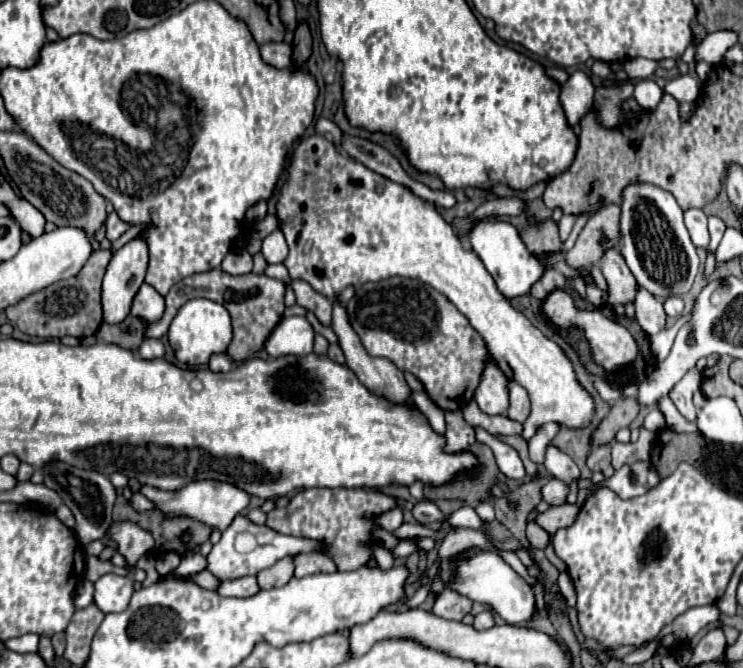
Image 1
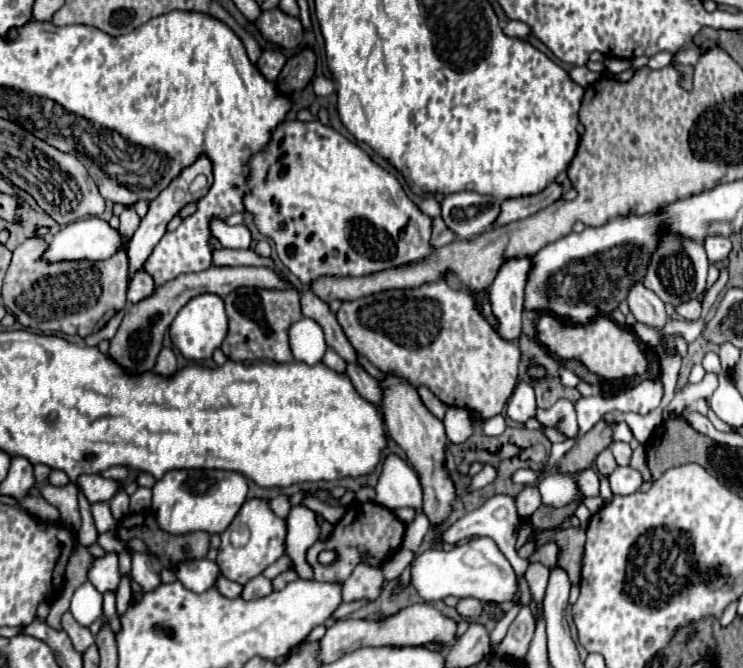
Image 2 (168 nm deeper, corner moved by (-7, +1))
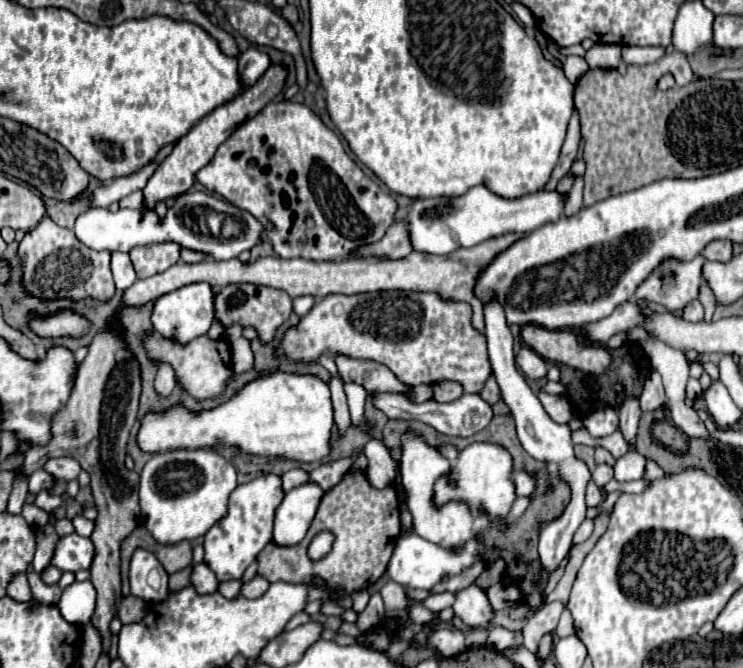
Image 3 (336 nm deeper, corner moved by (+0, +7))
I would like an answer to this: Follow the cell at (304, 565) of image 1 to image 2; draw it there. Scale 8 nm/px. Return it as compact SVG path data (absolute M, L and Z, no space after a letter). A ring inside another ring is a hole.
M352 503L346 511L346 515L342 517L342 521L336 525L334 535L328 541L318 541L314 543L308 553L306 553L306 561L312 565L314 569L314 579L316 581L346 581L354 567L360 561L360 553L368 551L372 555L370 565L378 565L378 561L382 561L386 555L390 555L392 551L396 551L404 539L406 533L406 525L402 521L398 521L394 517L394 513L378 503ZM322 551L334 551L336 553L336 561L332 565L322 565L318 561L318 555Z

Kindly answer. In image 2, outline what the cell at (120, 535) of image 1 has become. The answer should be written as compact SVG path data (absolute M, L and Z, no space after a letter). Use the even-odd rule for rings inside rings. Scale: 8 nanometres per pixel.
M132 553L132 579L144 587L144 591L150 591L160 585L160 571L158 563L144 555L144 553Z

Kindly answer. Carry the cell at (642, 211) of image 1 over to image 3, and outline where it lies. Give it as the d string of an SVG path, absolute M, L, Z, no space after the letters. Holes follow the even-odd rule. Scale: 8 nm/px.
M697 255L695 259L691 261L683 261L683 263L689 263L687 269L679 269L681 261L675 261L675 259L669 259L665 263L661 263L637 289L635 293L635 299L637 301L649 301L649 303L659 303L663 305L667 311L681 311L685 305L689 305L689 301L697 299L699 295L699 285L701 285L701 267L705 263L703 255Z

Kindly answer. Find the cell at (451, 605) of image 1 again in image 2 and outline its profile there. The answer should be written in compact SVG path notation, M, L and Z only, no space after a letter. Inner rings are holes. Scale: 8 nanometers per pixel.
M460 599L456 611L466 619L476 619L482 613L482 603L478 599Z

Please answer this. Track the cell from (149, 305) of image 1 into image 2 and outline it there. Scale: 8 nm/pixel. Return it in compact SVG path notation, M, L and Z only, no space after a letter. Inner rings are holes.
M138 271L130 281L132 281L128 285L130 303L140 303L140 299L146 299L148 295L152 295L152 291L156 291L156 283L152 283L152 277L146 271Z

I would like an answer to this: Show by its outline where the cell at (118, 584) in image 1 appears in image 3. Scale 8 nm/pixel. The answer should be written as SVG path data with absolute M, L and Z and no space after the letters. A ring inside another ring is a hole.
M69 533L65 537L59 537L55 545L55 553L51 557L51 565L55 565L61 571L79 571L89 569L93 561L95 549L91 539L81 537L77 533Z

